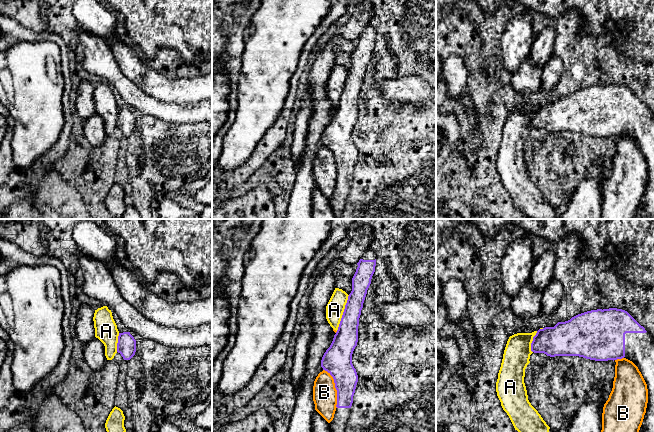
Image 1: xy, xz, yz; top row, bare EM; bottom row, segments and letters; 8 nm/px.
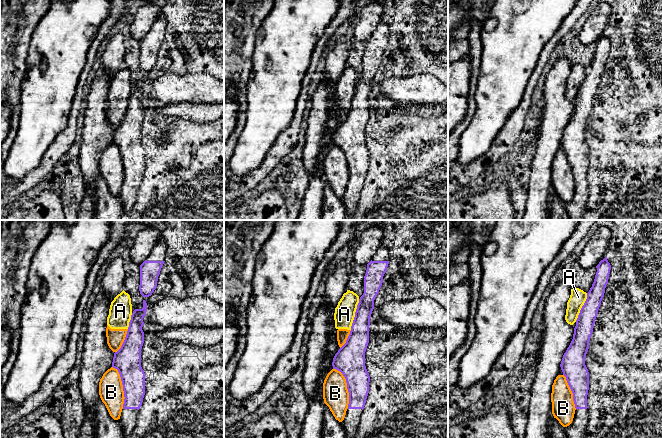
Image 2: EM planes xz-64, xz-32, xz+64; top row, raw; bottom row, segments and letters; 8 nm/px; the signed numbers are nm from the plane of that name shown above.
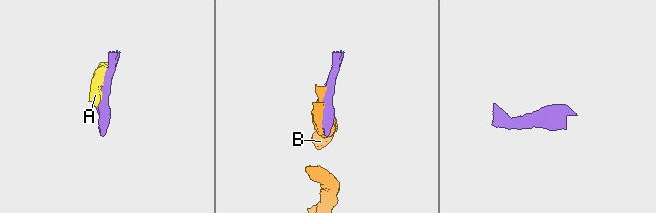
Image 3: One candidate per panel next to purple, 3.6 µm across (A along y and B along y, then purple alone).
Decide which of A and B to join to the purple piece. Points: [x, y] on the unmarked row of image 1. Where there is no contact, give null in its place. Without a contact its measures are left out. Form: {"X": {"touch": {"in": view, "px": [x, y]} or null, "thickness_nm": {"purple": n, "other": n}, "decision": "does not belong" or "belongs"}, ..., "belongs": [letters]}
{"A": {"touch": {"in": "xz", "px": [343, 89]}, "thickness_nm": {"purple": 190, "other": 140}, "decision": "does not belong"}, "B": {"touch": {"in": "xz", "px": [335, 163]}, "thickness_nm": {"purple": 240, "other": 190}, "decision": "does not belong"}, "belongs": []}

